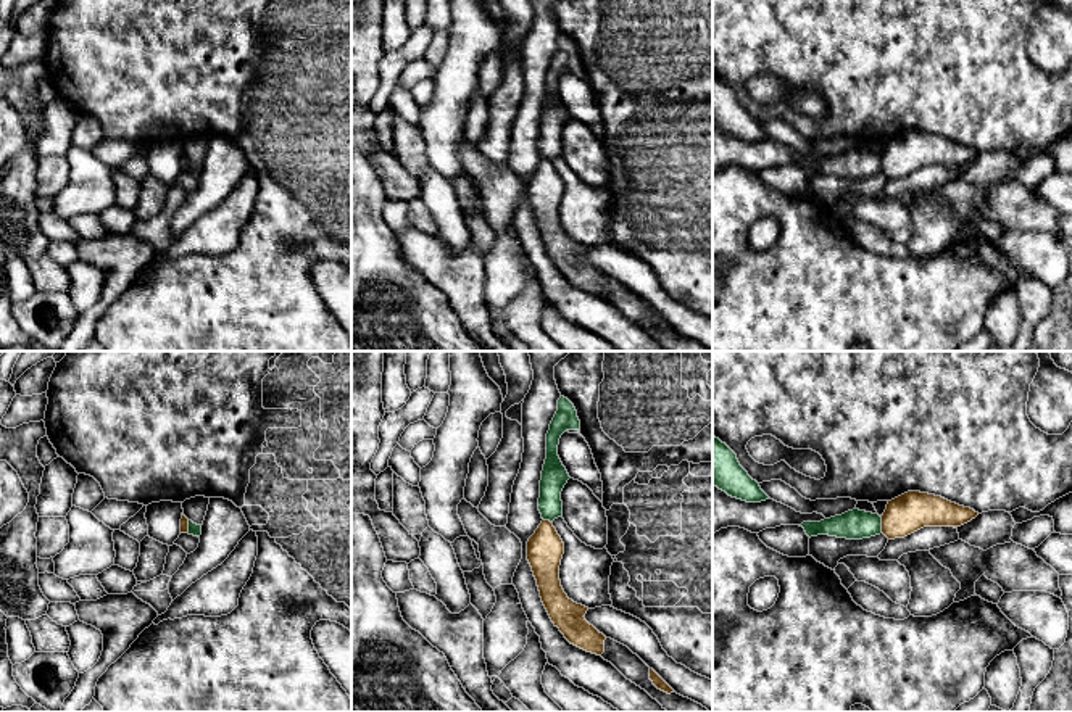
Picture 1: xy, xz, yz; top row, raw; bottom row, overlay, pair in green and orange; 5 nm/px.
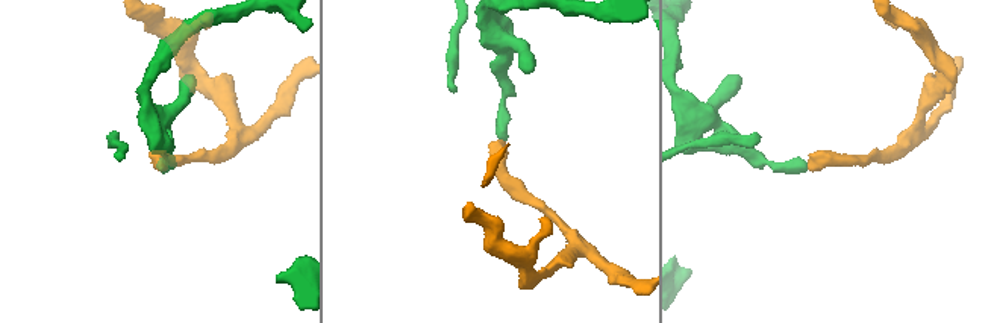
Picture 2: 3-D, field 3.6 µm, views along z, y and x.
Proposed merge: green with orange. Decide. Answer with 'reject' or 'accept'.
reject

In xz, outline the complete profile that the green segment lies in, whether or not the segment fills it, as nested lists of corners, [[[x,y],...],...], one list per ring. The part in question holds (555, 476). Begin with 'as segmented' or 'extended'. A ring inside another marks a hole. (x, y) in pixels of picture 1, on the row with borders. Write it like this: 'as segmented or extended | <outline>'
as segmented | [[[561,396],[558,399],[558,411],[546,433],[546,459],[542,470],[538,498],[542,519],[550,522],[563,517],[561,491],[571,478],[558,456],[559,438],[566,430],[580,430],[580,420],[574,404]]]

